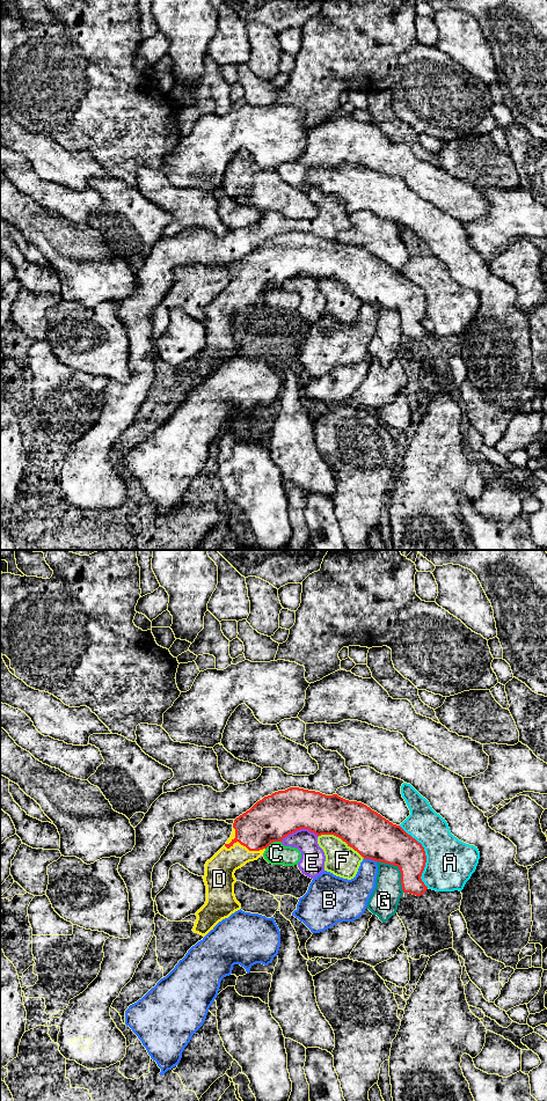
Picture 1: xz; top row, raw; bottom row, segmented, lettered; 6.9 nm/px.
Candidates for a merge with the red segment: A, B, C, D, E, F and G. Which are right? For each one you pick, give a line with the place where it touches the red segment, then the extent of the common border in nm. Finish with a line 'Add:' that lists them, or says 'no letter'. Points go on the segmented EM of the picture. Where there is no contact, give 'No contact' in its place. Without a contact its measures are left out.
D: Touches red at xz (245, 845). Shared border 280 nm
Add: D

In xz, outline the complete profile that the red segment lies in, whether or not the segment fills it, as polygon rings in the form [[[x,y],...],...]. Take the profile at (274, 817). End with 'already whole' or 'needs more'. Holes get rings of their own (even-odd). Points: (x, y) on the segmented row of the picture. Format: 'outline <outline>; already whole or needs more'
outline [[[290,787],[264,797],[249,810],[234,820],[233,831],[226,844],[205,864],[206,902],[196,912],[192,931],[205,937],[213,927],[241,909],[234,895],[234,873],[249,861],[257,860],[274,842],[300,829],[308,829],[318,836],[334,835],[357,851],[364,859],[398,866],[401,872],[403,893],[423,895],[428,887],[421,876],[425,867],[424,847],[400,825],[393,824],[362,802],[345,800],[337,794]]]; needs more

